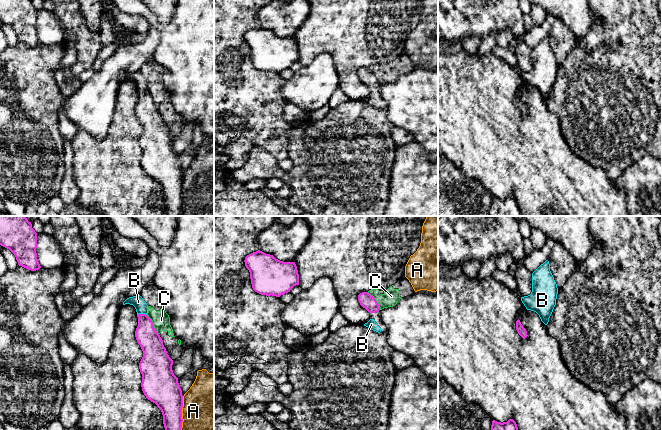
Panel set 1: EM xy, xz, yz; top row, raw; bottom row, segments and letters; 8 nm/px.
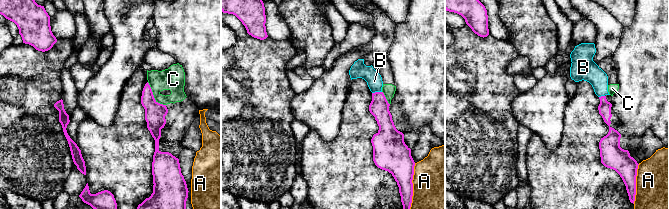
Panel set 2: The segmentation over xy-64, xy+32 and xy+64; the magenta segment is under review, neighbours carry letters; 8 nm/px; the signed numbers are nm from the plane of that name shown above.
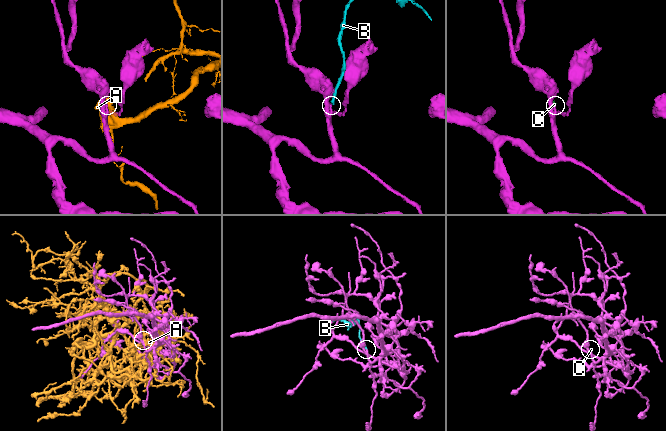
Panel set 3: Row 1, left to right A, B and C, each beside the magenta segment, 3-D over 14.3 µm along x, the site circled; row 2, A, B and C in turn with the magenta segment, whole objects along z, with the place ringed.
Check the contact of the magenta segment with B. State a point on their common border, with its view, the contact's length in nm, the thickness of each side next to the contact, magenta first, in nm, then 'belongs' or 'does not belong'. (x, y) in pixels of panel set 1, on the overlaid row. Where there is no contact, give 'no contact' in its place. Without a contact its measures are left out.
meets magenta in xy at (142, 314); contact 80 nm long; 180 nm thick on the magenta side, 100 nm on the other; belongs

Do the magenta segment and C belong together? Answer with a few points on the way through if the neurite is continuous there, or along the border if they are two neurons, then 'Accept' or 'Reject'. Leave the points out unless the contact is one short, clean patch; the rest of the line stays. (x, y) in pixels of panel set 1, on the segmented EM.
Boundary: xy (147, 314), (158, 334). Reject

